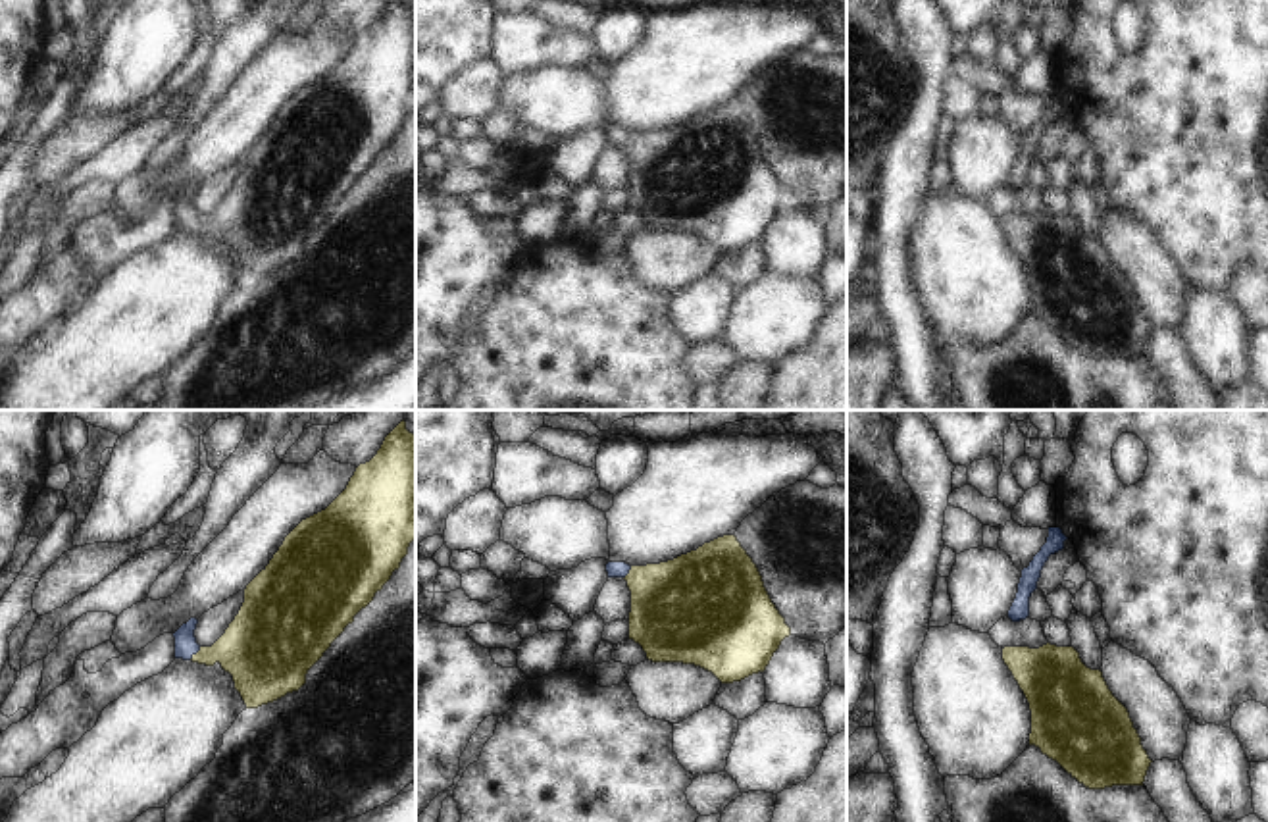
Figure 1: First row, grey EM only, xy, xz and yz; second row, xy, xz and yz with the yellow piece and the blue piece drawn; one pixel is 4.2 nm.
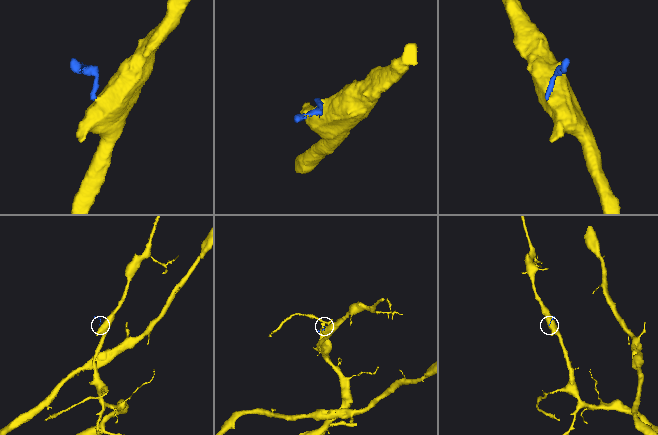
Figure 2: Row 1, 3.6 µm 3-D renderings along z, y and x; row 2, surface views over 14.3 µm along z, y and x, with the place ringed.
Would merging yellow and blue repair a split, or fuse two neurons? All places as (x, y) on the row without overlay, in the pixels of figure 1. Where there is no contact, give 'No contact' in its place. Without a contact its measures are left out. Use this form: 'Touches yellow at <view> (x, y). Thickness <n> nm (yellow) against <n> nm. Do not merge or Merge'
Touches yellow at xy (197, 222). Thickness 300 nm (yellow) against 100 nm. Merge

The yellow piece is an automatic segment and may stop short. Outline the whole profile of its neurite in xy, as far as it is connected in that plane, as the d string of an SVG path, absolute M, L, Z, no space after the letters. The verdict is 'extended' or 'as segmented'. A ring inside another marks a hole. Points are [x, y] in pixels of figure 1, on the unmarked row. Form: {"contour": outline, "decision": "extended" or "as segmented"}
{"contour": "M391 0L385 6L377 23L369 31L360 33L356 37L346 58L325 79L302 89L285 106L283 114L273 123L269 133L246 154L244 171L239 183L235 185L235 189L225 198L225 202L212 216L200 216L194 206L198 189L190 187L173 202L175 227L192 229L206 235L214 235L216 231L219 231L221 237L233 244L235 258L241 262L246 277L258 277L262 273L285 266L287 262L298 260L306 252L308 239L323 225L323 221L344 200L344 196L354 191L354 185L373 169L375 162L383 158L383 154L391 148L393 141L400 137L400 131L408 123L408 116L414 108L416 108L416 4L410 0Z", "decision": "extended"}

